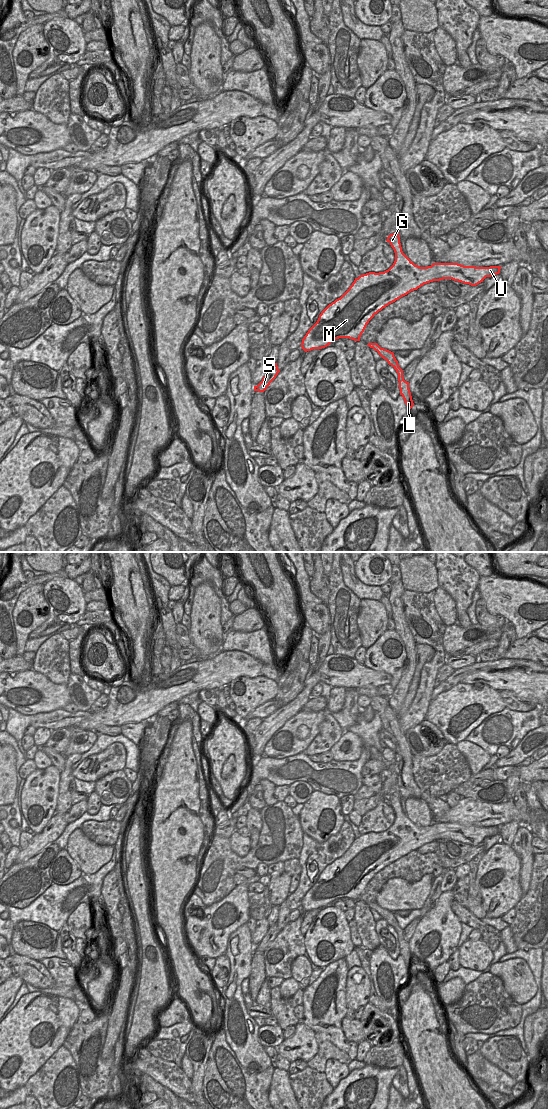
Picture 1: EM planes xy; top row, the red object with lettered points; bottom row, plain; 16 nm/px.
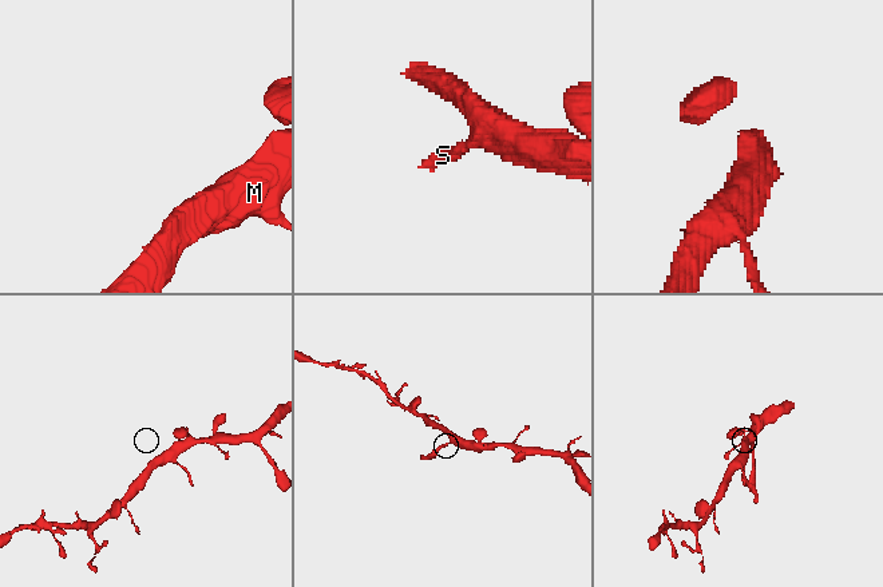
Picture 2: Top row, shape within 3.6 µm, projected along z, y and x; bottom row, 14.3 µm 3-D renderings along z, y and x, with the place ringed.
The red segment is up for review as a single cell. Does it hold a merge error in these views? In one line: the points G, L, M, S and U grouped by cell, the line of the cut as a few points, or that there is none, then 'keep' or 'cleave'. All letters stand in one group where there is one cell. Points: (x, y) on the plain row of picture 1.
groups G L M S U; cut none; keep

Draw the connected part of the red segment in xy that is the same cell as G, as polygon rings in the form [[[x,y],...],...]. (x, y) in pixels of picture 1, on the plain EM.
[[[399,793],[390,794],[386,801],[390,803],[395,812],[393,825],[384,832],[369,832],[355,838],[349,849],[323,870],[317,882],[308,890],[301,903],[301,907],[305,912],[325,908],[339,898],[360,901],[362,893],[375,874],[424,844],[443,839],[452,839],[476,846],[483,842],[486,837],[500,833],[501,826],[475,827],[458,823],[433,823],[431,826],[420,827],[415,825],[403,813]]]

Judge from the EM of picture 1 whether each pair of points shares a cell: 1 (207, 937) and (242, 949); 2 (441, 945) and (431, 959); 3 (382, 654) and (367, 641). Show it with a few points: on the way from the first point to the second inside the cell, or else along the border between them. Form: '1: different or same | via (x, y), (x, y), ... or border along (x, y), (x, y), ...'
1: different | border along (241, 925), (230, 934), (227, 949), (224, 953)
2: same | via (438, 948), (431, 956)
3: different | border along (386, 629), (367, 649)

